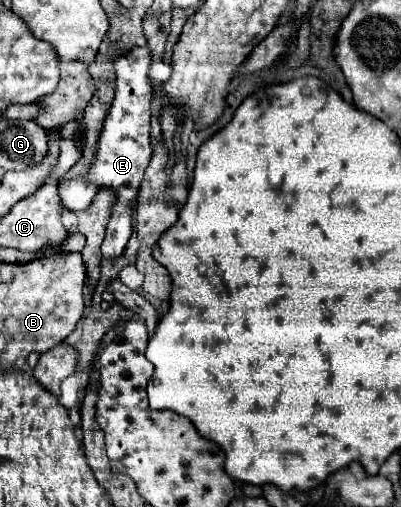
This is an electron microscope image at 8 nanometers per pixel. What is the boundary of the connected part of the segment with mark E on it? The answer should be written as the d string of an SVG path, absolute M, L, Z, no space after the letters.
M133 47L125 55L119 55L113 59L115 67L115 99L105 115L103 129L97 139L97 153L95 159L87 171L87 175L77 179L67 179L59 183L59 197L65 209L69 211L83 211L91 205L93 197L99 193L101 187L111 189L115 193L115 203L111 211L111 219L107 225L107 235L103 241L103 257L119 257L127 241L133 233L133 207L131 203L137 201L139 187L143 181L143 173L151 161L151 81L149 81L149 65L151 65L151 53L147 47Z

